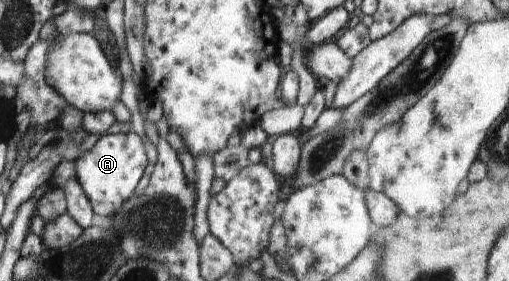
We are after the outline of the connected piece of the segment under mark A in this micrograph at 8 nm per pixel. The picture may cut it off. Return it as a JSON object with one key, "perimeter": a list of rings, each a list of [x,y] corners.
{"perimeter":[[[136,132],[102,135],[93,149],[82,152],[75,160],[75,178],[89,197],[93,212],[106,220],[113,217],[125,201],[140,192],[139,181],[147,165],[145,145]]]}

